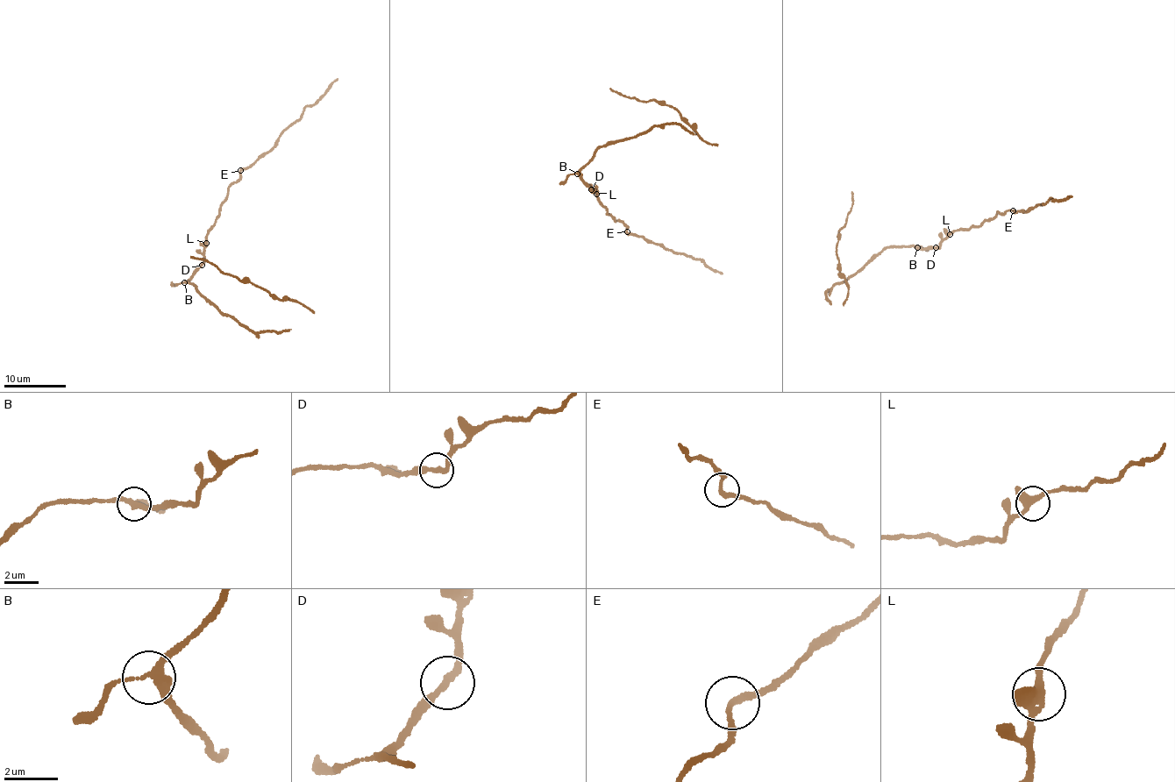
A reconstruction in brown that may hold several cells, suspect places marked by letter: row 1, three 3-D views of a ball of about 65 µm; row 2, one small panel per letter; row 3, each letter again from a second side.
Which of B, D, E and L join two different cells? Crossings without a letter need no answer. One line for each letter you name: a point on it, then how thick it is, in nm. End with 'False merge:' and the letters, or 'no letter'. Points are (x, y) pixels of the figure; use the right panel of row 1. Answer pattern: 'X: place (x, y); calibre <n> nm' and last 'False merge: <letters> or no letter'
False merge: no letter

